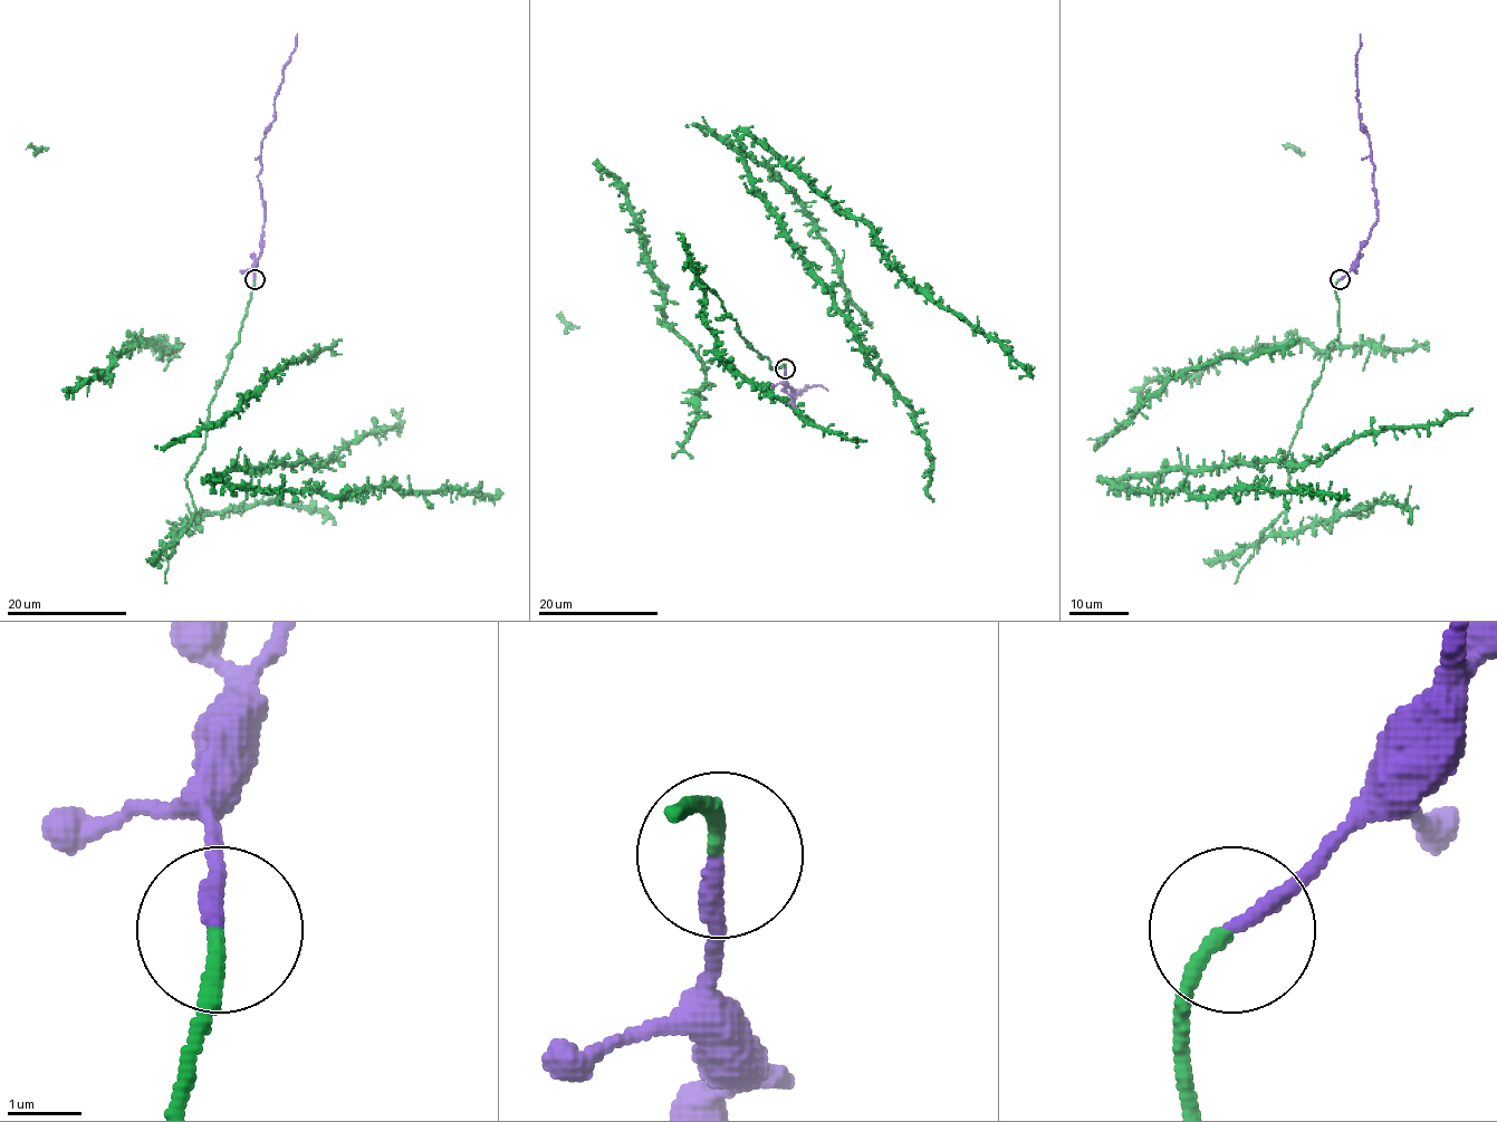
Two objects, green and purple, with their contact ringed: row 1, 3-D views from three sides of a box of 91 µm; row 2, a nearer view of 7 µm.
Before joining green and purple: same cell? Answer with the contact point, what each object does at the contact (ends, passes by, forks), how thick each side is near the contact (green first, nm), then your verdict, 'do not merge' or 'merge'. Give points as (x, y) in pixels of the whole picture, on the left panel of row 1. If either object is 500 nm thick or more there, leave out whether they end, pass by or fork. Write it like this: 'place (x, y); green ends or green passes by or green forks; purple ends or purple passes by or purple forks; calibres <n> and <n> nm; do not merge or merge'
place (255, 279); green ends; purple ends; calibres 200 and 240 nm; merge

